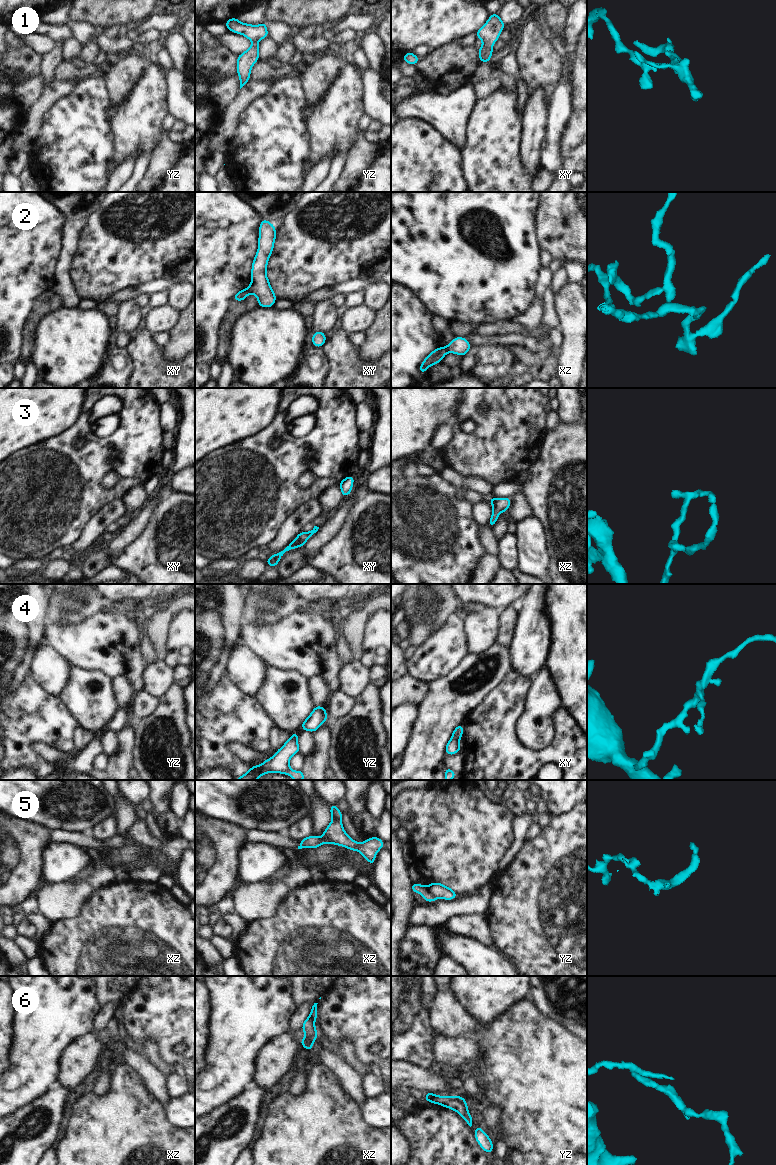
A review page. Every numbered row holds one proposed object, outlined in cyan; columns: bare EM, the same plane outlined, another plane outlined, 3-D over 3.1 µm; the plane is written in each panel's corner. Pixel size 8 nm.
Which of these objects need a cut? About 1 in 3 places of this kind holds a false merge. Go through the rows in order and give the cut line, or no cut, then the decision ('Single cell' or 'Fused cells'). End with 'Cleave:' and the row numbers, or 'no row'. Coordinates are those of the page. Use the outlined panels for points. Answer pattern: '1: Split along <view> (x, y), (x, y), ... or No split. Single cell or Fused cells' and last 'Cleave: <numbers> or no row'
1: No split. Single cell
2: Split along xz (444, 347), (447, 352). Fused cells
3: No split. Single cell
4: No split. Single cell
5: Split along yz (427, 887), (436, 898). Fused cells
6: Split along yz (435, 1094), (430, 1101). Fused cells
Cleave: 2, 5, 6.

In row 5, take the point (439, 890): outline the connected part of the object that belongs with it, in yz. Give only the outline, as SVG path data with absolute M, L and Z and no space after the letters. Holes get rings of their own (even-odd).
M439 882L429 883L428 888L436 898L453 900L457 897L457 893L453 889Z

